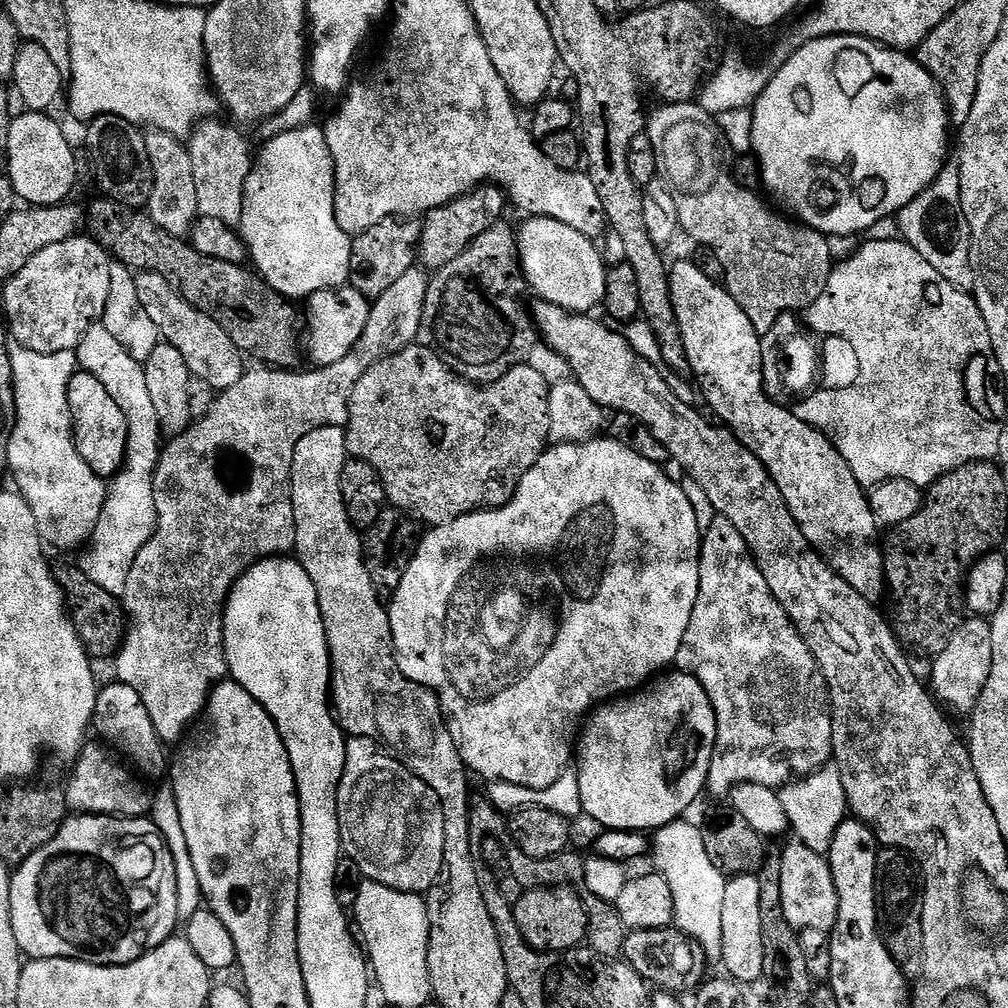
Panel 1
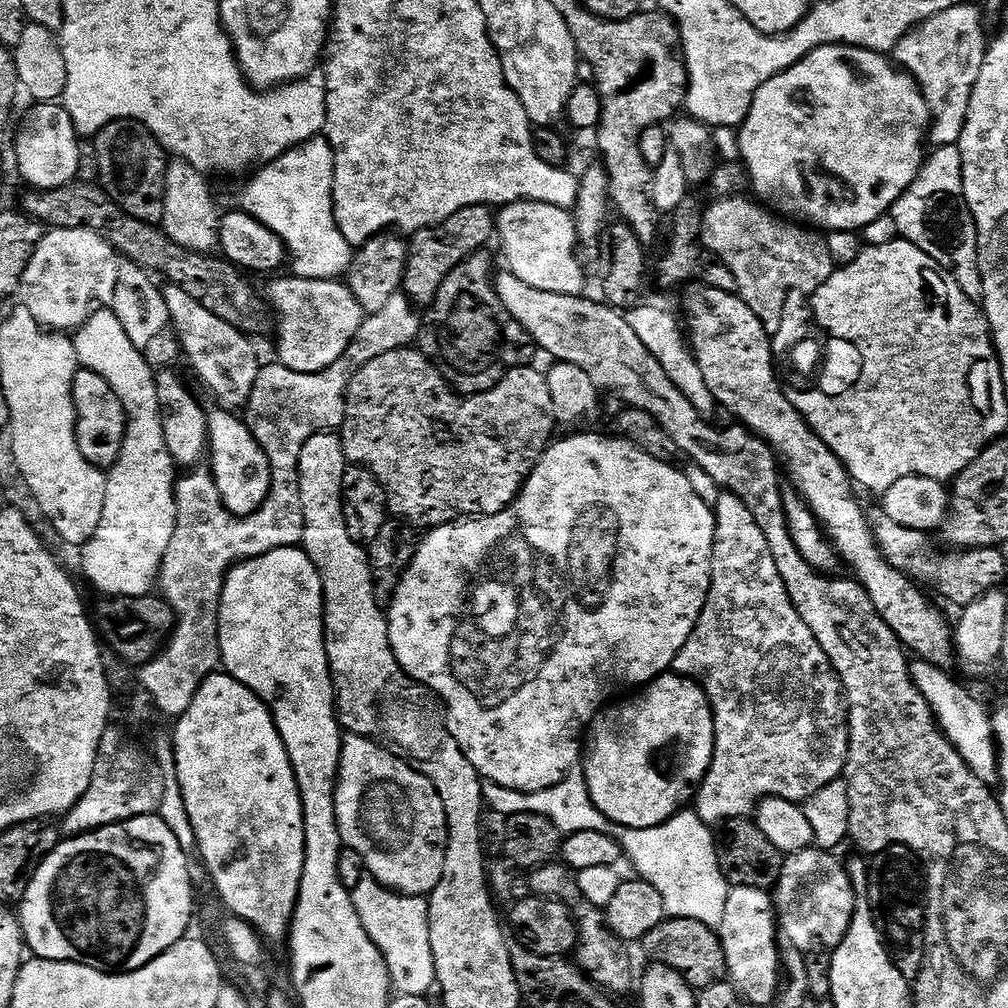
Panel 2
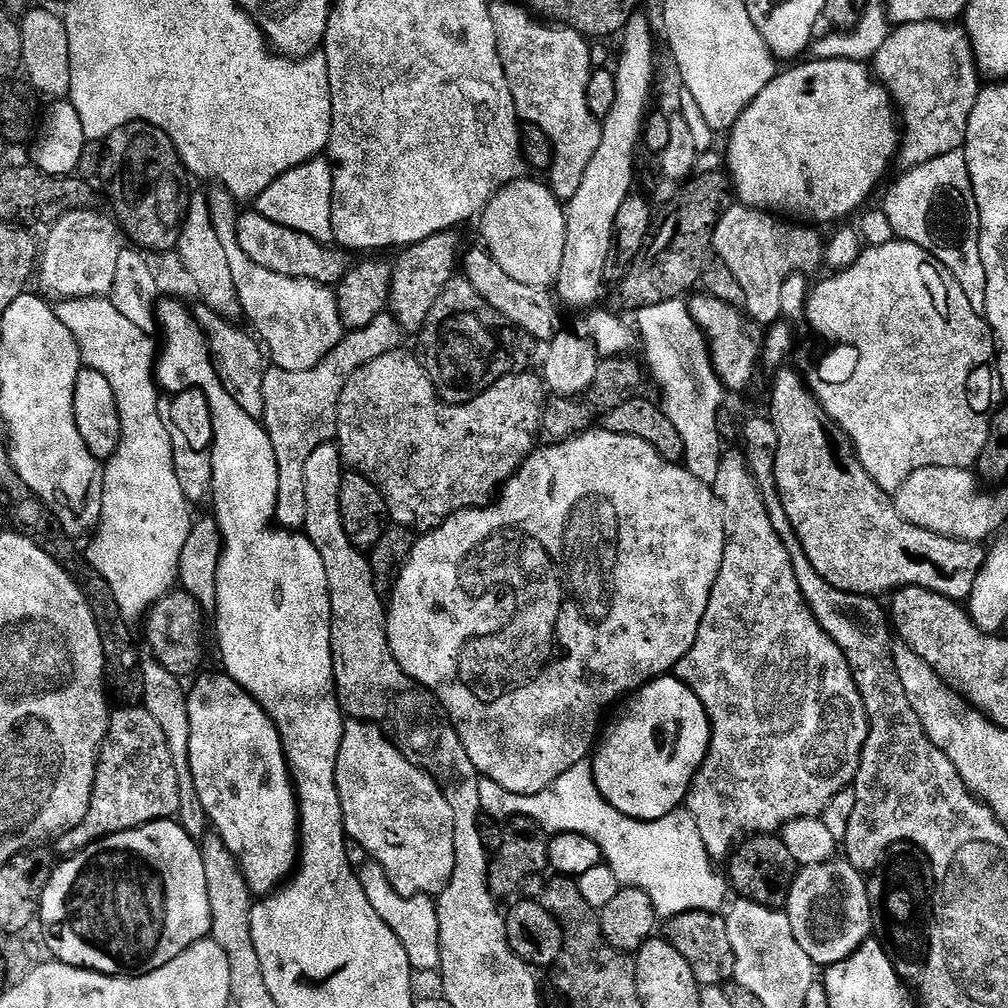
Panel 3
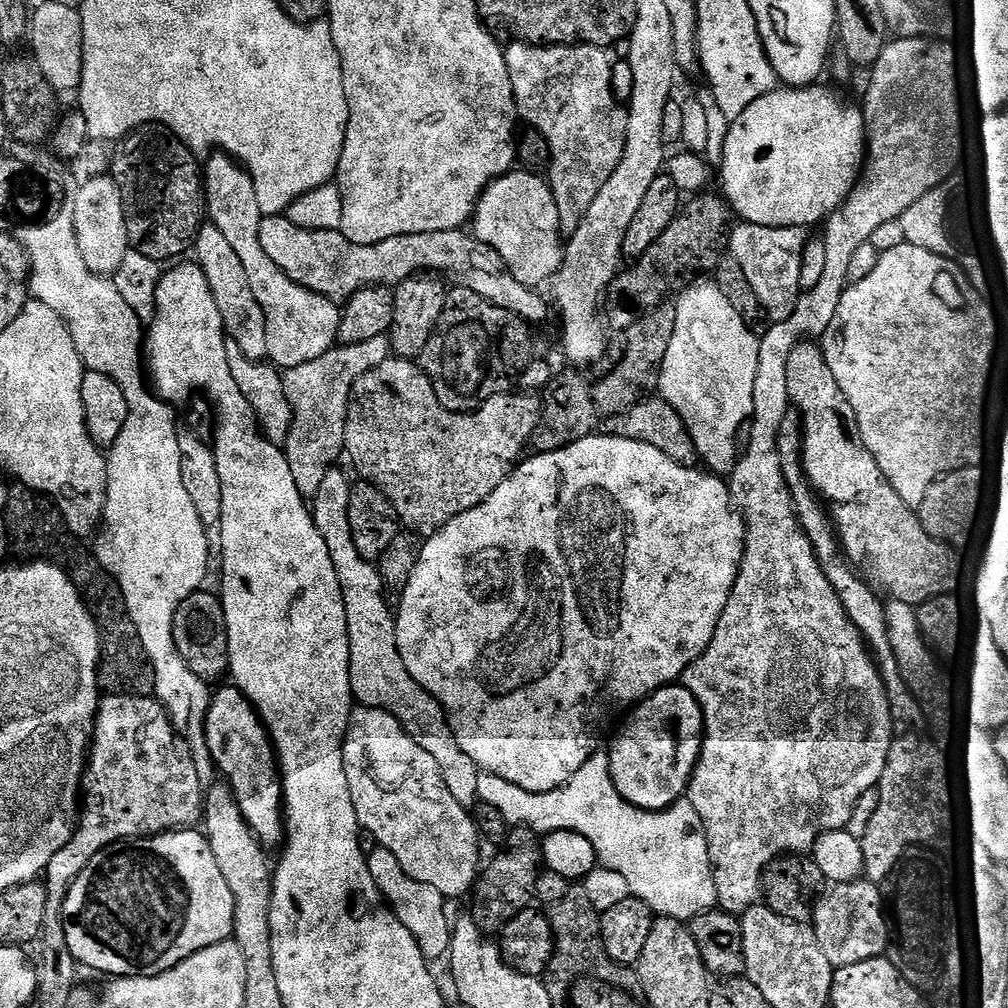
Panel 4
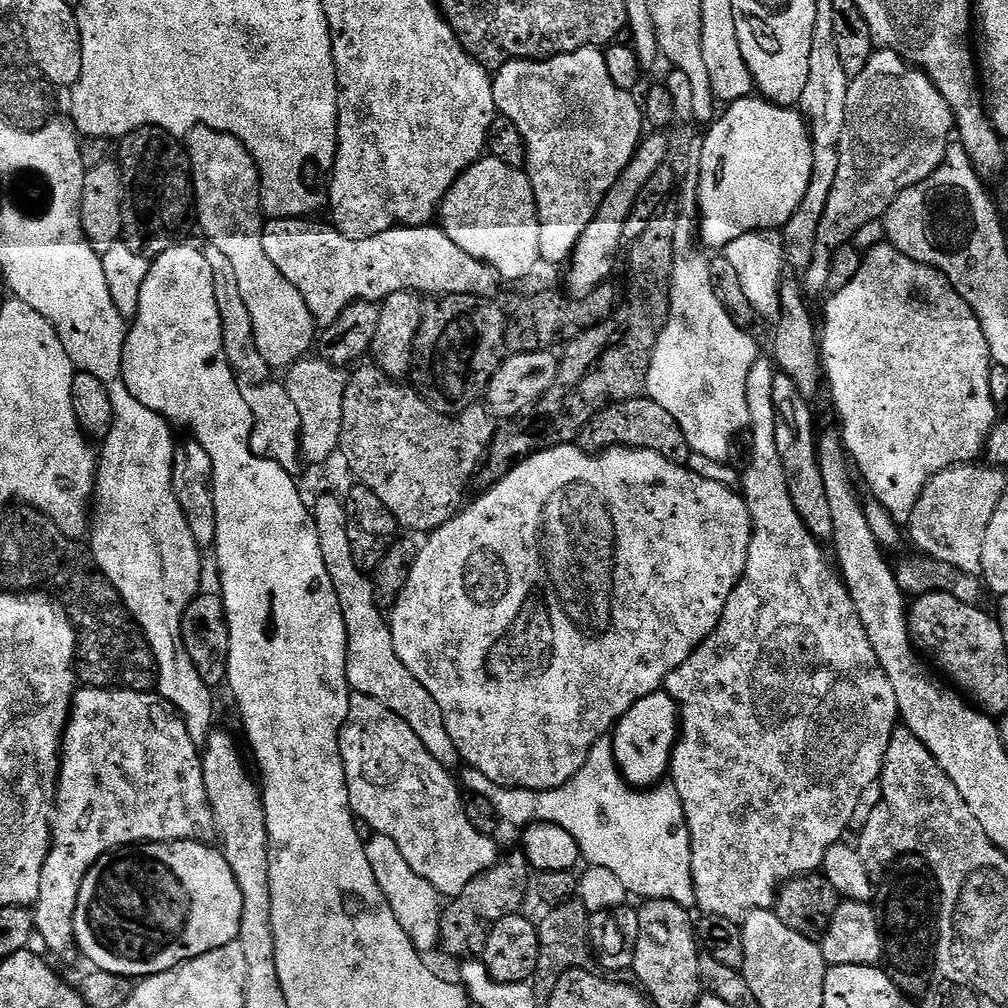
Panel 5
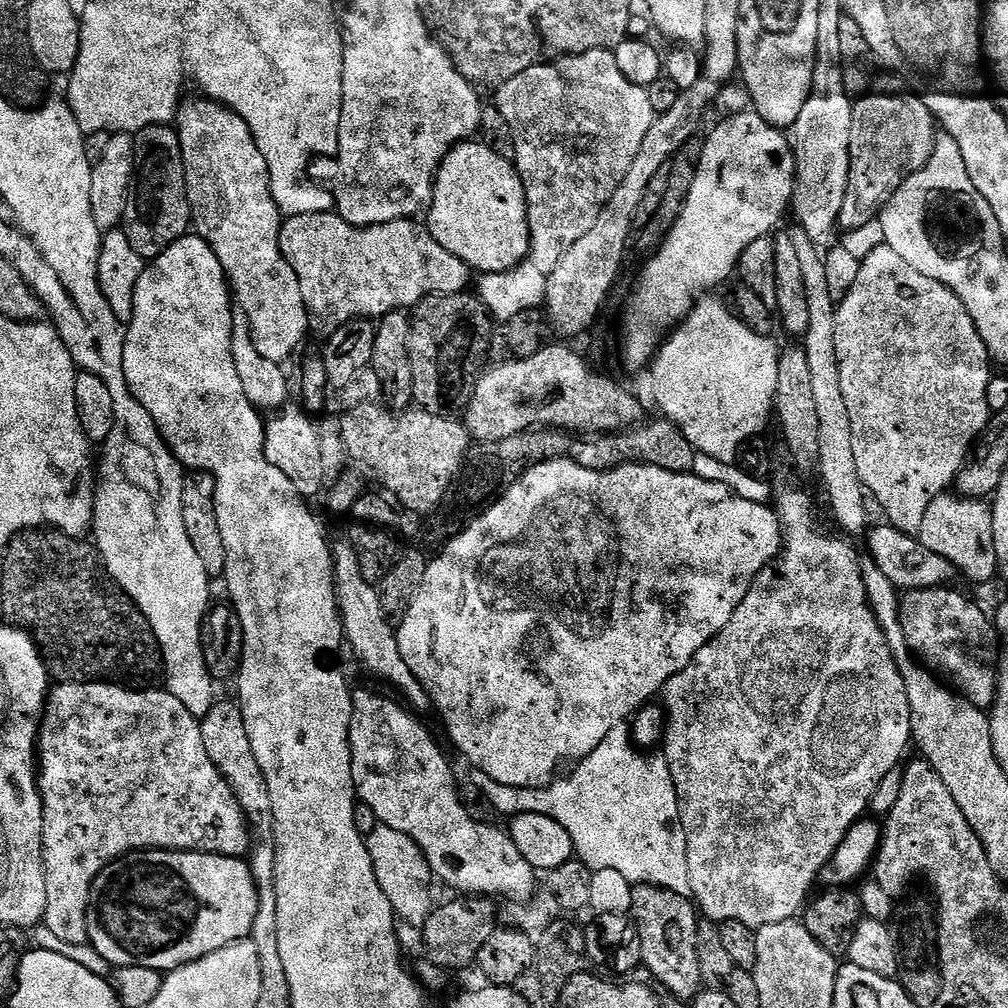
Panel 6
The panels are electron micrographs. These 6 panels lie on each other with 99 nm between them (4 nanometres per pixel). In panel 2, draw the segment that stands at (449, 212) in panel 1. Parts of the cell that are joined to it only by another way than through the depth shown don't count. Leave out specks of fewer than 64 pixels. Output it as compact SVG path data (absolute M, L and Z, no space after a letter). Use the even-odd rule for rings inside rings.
M487 204L466 206L466 210L458 210L458 214L450 214L446 222L411 233L407 241L408 261L404 271L403 295L416 306L431 304L442 282L446 282L450 270L457 268L467 256L481 251L485 247L484 243L493 239L493 236L494 212Z

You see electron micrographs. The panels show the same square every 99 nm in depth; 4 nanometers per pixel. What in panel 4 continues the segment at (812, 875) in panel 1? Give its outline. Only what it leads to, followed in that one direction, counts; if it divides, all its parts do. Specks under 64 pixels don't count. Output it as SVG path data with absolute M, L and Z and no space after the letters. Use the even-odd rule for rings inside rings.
M864 878L845 884L832 884L819 893L811 909L810 928L816 945L822 958L826 958L833 969L854 966L858 962L875 960L885 955L888 946L888 921L884 918L881 897L876 897L876 892L871 887L875 888Z

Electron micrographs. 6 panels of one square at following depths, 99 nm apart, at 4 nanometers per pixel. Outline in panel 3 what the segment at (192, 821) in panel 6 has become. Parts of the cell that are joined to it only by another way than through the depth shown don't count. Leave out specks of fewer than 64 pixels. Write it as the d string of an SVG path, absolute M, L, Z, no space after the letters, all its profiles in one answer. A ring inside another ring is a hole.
M120 706L117 712L115 709L108 721L108 734L96 761L96 781L86 818L55 841L55 851L61 857L72 856L104 836L155 820L170 820L179 813L178 779L162 726L158 726L147 708L124 707L128 706Z

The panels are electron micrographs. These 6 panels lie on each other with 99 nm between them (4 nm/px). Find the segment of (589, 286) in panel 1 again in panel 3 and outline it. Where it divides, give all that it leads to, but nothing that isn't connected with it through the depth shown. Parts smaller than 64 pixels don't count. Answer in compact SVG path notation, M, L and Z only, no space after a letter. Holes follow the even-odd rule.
M521 178L510 182L502 190L498 190L492 195L492 201L485 206L483 212L479 213L478 222L480 222L480 232L484 235L482 241L483 247L490 255L496 259L498 266L502 266L502 270L506 270L506 274L510 274L510 278L514 278L518 282L526 282L526 286L538 286L539 288L551 289L556 283L558 274L562 270L562 254L566 250L566 226L568 218L566 215L565 205L553 194L551 187L547 183L539 184L536 180L528 180L529 178Z

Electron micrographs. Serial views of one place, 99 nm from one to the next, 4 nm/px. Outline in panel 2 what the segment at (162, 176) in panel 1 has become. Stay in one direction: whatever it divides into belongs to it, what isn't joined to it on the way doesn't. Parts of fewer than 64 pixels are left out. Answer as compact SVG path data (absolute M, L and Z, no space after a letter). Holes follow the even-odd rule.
M173 159L166 170L164 187L164 233L178 246L191 252L211 253L220 243L221 209L216 209L216 200L208 189L209 177L194 170L184 160Z

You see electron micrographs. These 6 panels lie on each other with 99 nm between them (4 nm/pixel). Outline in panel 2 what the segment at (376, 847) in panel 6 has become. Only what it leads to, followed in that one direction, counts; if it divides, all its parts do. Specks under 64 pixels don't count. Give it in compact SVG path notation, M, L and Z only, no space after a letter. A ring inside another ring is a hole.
M361 875L362 878L355 885L351 885L352 905L358 910L358 918L362 918L362 926L366 926L366 934L378 946L382 958L388 967L393 993L402 996L429 995L428 991L437 987L436 971L434 970L434 950L430 950L430 922L428 921L428 901L423 896L401 896L399 892L392 892L384 888L373 876Z

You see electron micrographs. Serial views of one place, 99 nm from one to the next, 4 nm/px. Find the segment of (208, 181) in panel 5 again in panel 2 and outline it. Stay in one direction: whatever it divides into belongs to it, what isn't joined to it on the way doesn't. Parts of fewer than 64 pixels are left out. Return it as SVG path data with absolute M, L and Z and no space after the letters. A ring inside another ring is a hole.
M284 274L272 278L266 291L271 311L280 319L280 341L276 344L278 363L298 374L314 374L334 366L358 334L365 313L347 283L335 280L307 280Z

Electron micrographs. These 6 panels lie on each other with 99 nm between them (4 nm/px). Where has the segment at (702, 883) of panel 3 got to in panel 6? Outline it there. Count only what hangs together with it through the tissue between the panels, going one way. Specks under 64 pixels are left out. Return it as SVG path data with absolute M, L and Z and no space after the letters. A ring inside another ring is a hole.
M621 726L610 730L610 734L598 742L596 749L573 768L576 769L569 776L561 775L543 788L502 786L479 770L471 773L473 776L470 776L470 782L482 790L493 809L499 815L501 812L505 818L518 814L546 814L546 818L554 818L554 822L558 822L558 826L564 827L566 834L570 834L575 855L587 868L618 870L618 874L622 874L622 878L626 878L633 886L653 884L674 890L674 894L691 897L686 834L680 825L680 807L674 778L663 755L649 754L637 748L632 742L631 731Z

